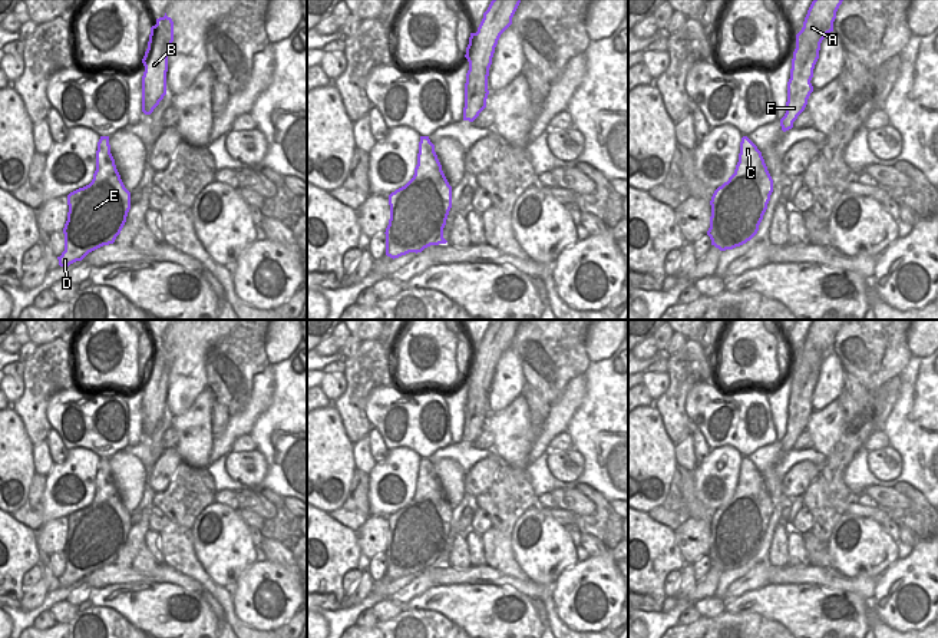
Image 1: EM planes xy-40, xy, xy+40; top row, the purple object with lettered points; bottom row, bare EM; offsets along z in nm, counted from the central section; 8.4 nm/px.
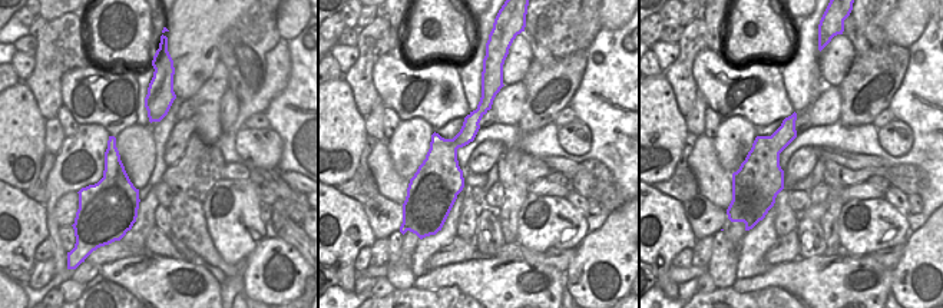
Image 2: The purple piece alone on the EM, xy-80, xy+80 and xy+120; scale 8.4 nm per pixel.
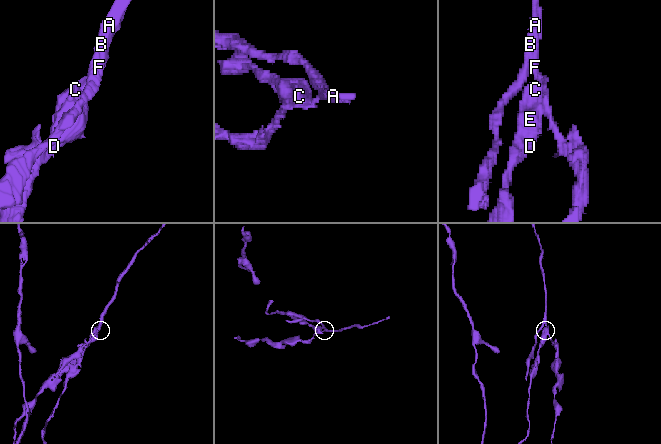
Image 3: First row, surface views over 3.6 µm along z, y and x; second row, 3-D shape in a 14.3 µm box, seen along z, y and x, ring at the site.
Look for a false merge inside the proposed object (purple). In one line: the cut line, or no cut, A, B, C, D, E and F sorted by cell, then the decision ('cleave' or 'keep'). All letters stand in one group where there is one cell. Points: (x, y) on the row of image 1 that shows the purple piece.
cut xy+40 (785, 113), (789, 128); groups A B F / C D E; cleave

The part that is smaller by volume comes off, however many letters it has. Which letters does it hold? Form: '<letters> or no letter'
A, B, F

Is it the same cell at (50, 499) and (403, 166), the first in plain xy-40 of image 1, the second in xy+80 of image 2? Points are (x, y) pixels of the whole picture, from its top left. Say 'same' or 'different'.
same

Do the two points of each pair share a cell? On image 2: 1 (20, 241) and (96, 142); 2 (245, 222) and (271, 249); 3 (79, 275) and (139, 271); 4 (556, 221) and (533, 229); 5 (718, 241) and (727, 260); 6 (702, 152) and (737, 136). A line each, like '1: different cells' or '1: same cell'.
1: different cells
2: different cells
3: different cells
4: same cell
5: same cell
6: different cells

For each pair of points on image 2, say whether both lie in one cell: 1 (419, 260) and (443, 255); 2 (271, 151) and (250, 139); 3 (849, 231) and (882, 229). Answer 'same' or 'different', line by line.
1: different
2: same
3: same

